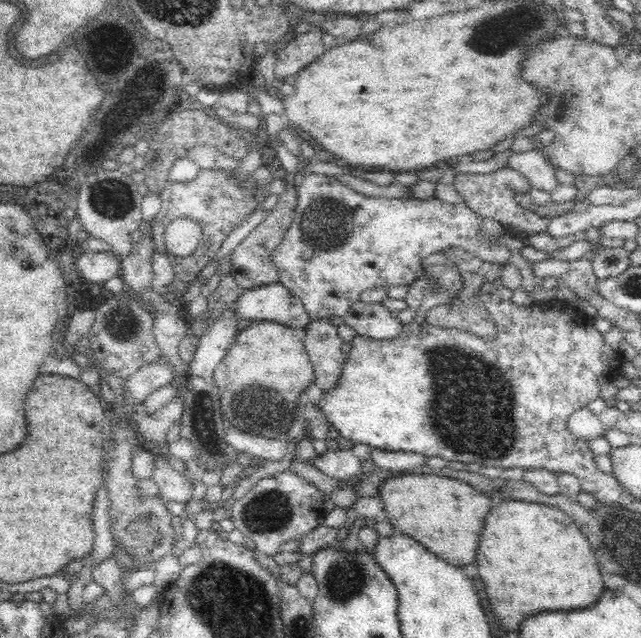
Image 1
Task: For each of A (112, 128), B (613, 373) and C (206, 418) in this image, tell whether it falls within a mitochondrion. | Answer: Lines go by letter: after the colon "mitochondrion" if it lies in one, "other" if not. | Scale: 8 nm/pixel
A: other
B: other
C: mitochondrion

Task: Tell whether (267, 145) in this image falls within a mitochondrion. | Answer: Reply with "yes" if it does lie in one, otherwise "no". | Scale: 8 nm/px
no

